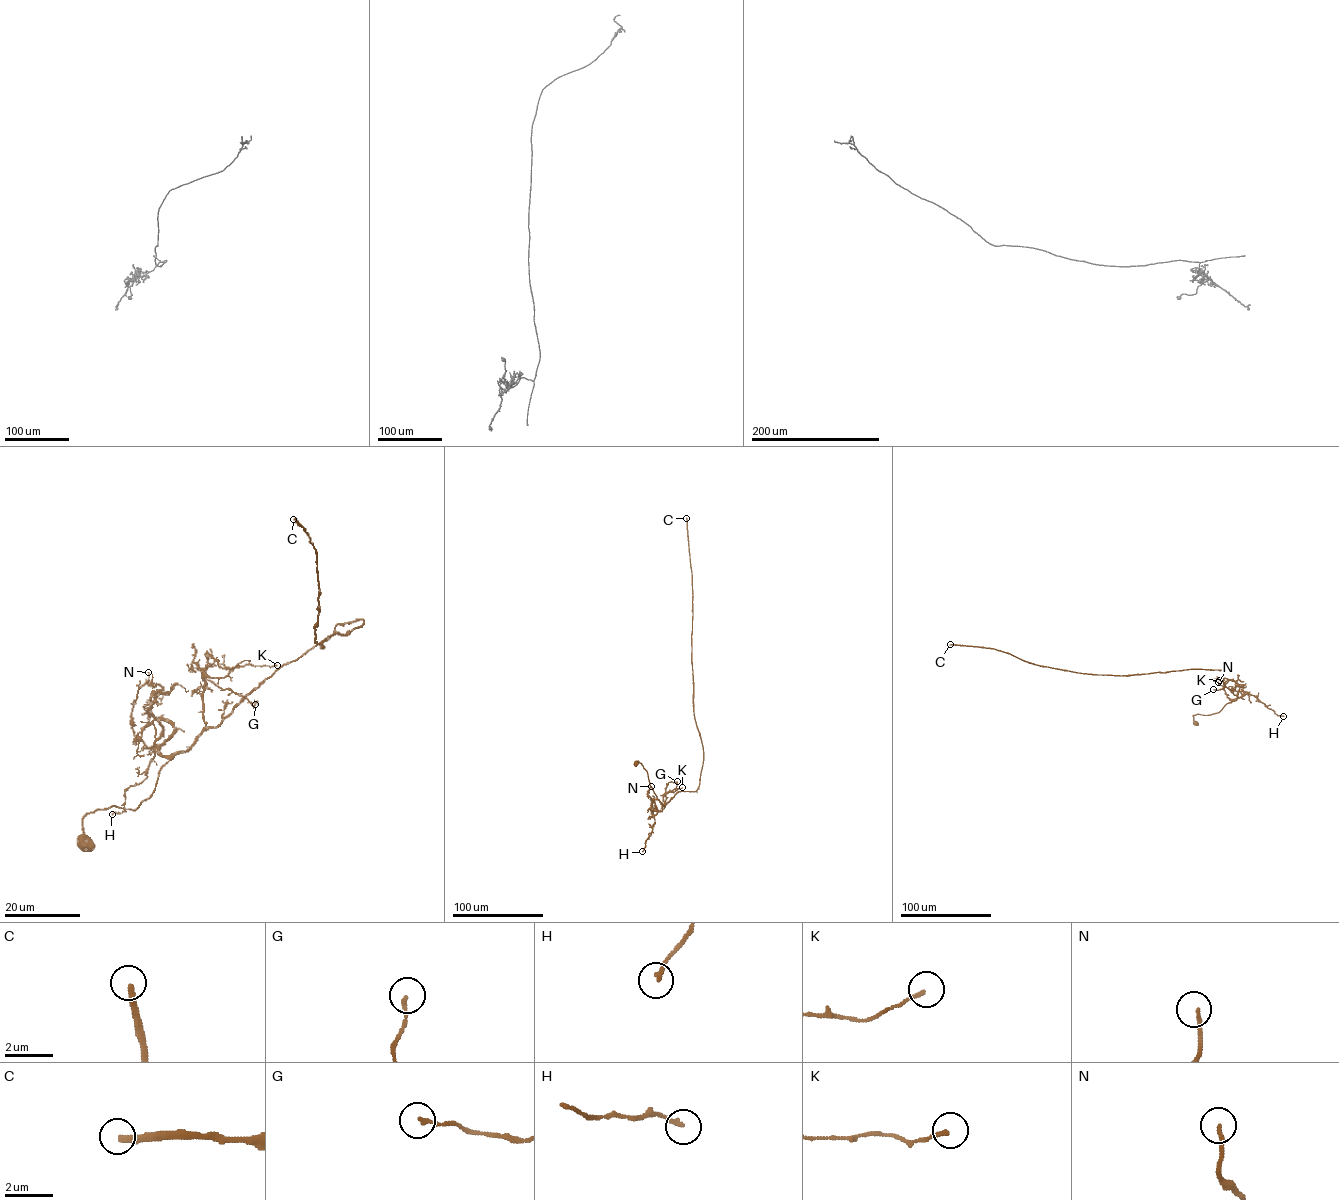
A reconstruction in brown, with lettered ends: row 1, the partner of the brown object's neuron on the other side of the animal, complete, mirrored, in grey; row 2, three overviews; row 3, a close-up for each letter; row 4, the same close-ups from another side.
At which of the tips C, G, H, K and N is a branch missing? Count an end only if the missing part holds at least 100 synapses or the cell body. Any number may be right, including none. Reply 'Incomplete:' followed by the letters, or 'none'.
Incomplete: C

